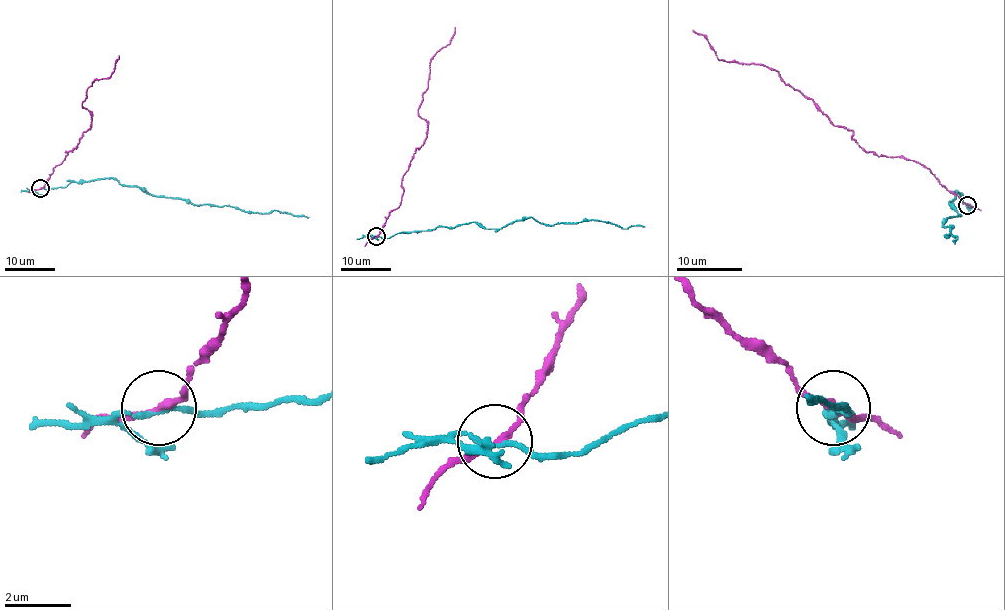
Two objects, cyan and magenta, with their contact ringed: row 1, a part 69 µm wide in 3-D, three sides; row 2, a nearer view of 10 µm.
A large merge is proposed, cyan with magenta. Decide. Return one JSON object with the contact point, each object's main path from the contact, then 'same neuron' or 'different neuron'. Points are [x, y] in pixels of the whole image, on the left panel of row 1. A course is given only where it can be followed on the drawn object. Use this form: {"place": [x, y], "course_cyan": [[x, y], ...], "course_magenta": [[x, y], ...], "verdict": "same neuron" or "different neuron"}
{"place": [40, 188], "course_cyan": [[40, 189], [116, 179], [149, 194], [196, 205], [230, 205], [269, 214], [279, 210], [309, 217]], "course_magenta": [[40, 189], [90, 128], [90, 113], [82, 105], [87, 89], [93, 81], [111, 76], [119, 56]], "verdict": "different neuron"}

